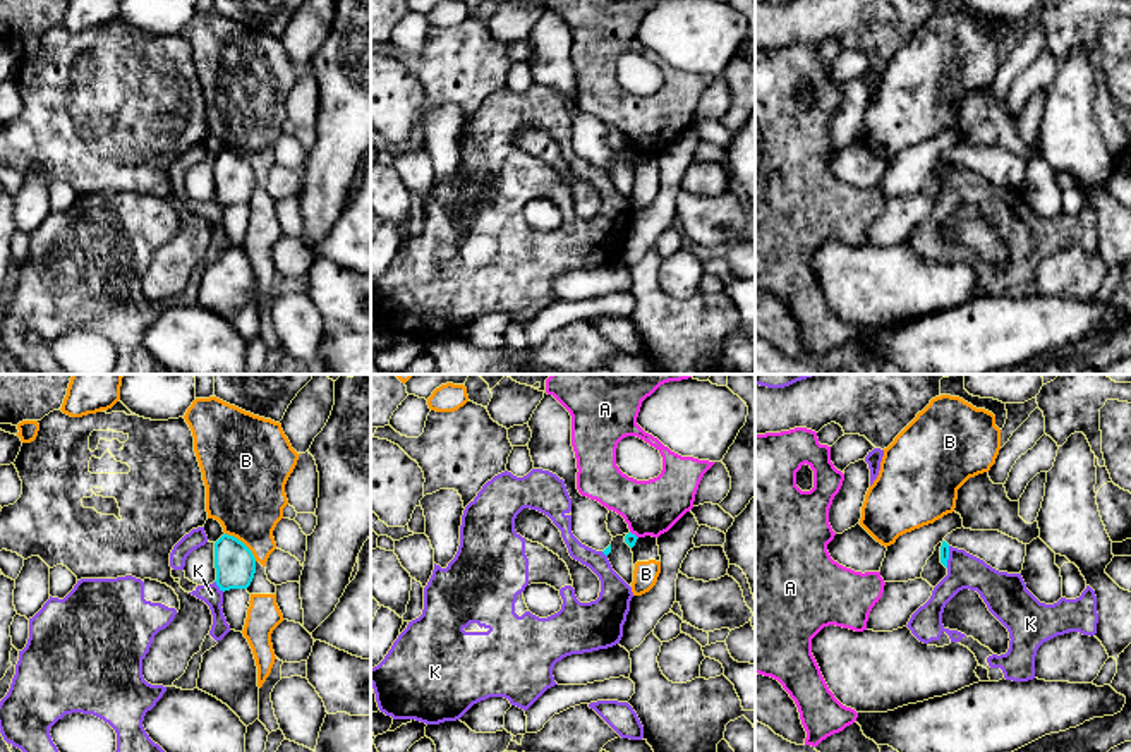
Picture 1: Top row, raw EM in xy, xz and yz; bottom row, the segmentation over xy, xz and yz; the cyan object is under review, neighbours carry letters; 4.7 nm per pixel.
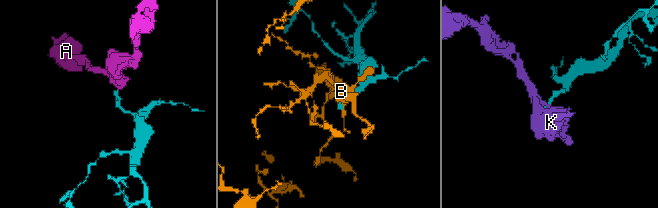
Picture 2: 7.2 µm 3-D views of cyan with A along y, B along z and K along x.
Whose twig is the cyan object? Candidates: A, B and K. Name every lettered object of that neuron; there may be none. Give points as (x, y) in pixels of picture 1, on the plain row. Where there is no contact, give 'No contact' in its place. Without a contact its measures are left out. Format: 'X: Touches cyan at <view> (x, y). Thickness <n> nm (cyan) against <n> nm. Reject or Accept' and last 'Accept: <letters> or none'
A: Touches cyan at xz (634, 150). Thickness 60 nm (cyan) against 260 nm. Reject
B: Touches cyan at xy (242, 158). Thickness 190 nm (cyan) against 360 nm. Reject
K: Touches cyan at yz (948, 172). Thickness 50 nm (cyan) against 160 nm. Reject
Accept: none

